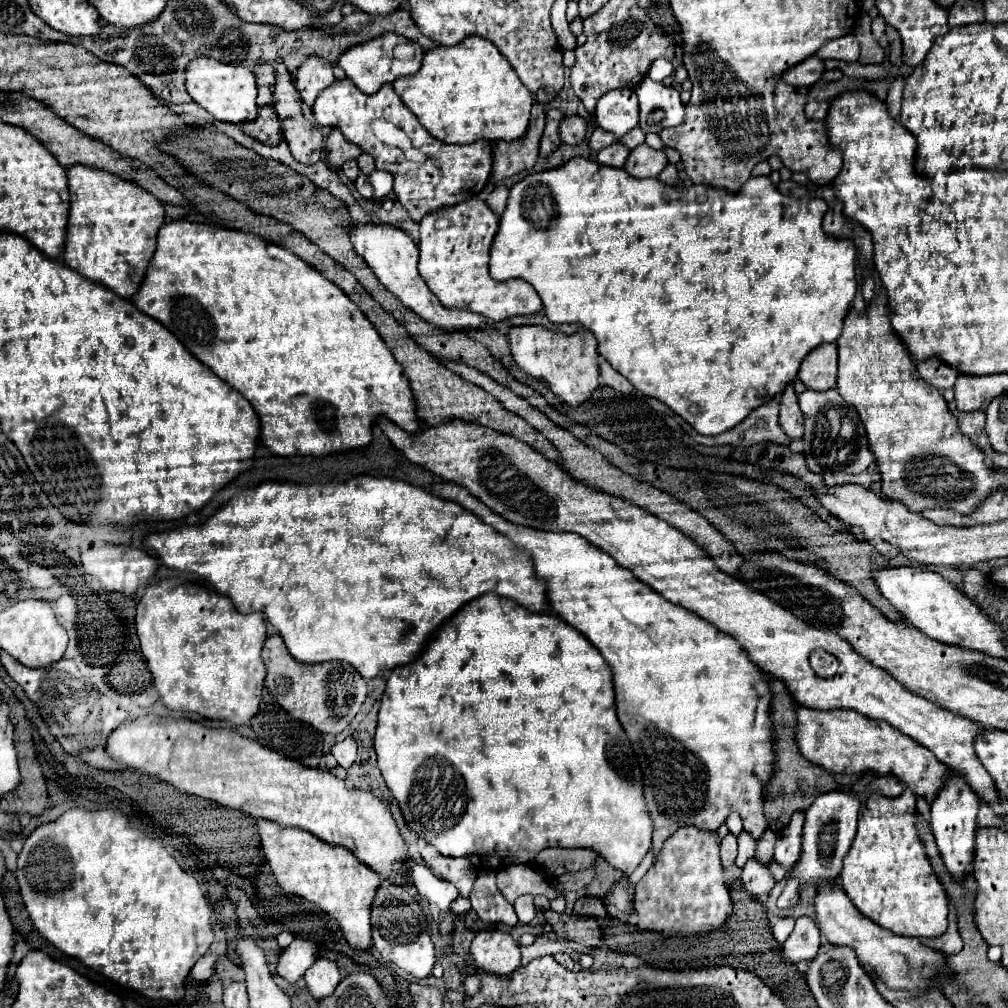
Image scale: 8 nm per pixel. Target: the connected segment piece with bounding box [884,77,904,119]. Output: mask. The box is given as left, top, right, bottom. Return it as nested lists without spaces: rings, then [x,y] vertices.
[[[898,77],[896,79],[896,83],[892,83],[892,87],[890,87],[890,93],[888,93],[888,97],[886,97],[886,109],[892,113],[892,117],[896,119],[898,117],[898,113],[900,113],[900,101],[902,101],[902,87],[904,87],[904,79],[902,77]]]

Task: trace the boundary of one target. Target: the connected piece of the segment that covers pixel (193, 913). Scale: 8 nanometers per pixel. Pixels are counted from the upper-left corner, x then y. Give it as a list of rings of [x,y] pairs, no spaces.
[[[70,809],[66,811],[58,821],[54,823],[46,823],[40,825],[26,841],[24,841],[24,849],[18,857],[18,871],[16,871],[16,879],[20,885],[20,895],[24,899],[26,911],[36,927],[36,931],[48,939],[58,951],[62,951],[68,957],[78,959],[80,963],[84,963],[86,967],[94,969],[94,971],[102,971],[104,977],[116,981],[122,987],[134,989],[138,993],[142,993],[148,999],[164,999],[170,1003],[180,1003],[184,999],[184,987],[188,983],[190,971],[194,967],[194,963],[204,957],[214,941],[214,909],[208,903],[206,895],[202,893],[198,881],[188,875],[168,853],[166,849],[158,847],[152,843],[152,839],[148,839],[140,829],[132,827],[128,823],[128,819],[112,809],[100,809],[100,811],[86,811],[86,809]]]

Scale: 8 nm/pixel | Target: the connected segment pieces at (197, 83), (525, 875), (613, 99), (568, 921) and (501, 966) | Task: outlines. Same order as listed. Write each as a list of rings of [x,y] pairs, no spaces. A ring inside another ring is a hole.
[[[194,59],[188,65],[186,71],[186,87],[190,97],[204,107],[214,119],[224,121],[224,123],[248,123],[254,121],[258,115],[258,105],[256,105],[256,77],[250,67],[228,67],[226,63],[216,63],[214,59]]]
[[[512,865],[496,871],[496,883],[498,883],[498,891],[510,903],[514,903],[520,895],[544,895],[550,901],[562,895],[562,891],[548,885],[546,879],[530,865]]]
[[[612,89],[596,105],[596,123],[614,133],[616,137],[626,135],[638,125],[638,103],[634,89]]]
[[[554,911],[544,913],[546,921],[552,925],[558,939],[576,941],[584,947],[602,947],[602,927],[592,917],[576,917],[576,915],[560,915]]]
[[[480,931],[470,945],[470,955],[482,971],[498,977],[508,977],[520,967],[520,947],[504,931]]]

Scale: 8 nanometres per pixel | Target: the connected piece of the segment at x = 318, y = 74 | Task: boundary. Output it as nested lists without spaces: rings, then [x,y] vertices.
[[[308,59],[300,71],[296,71],[296,87],[302,101],[312,109],[316,97],[334,83],[334,73],[324,59]]]

